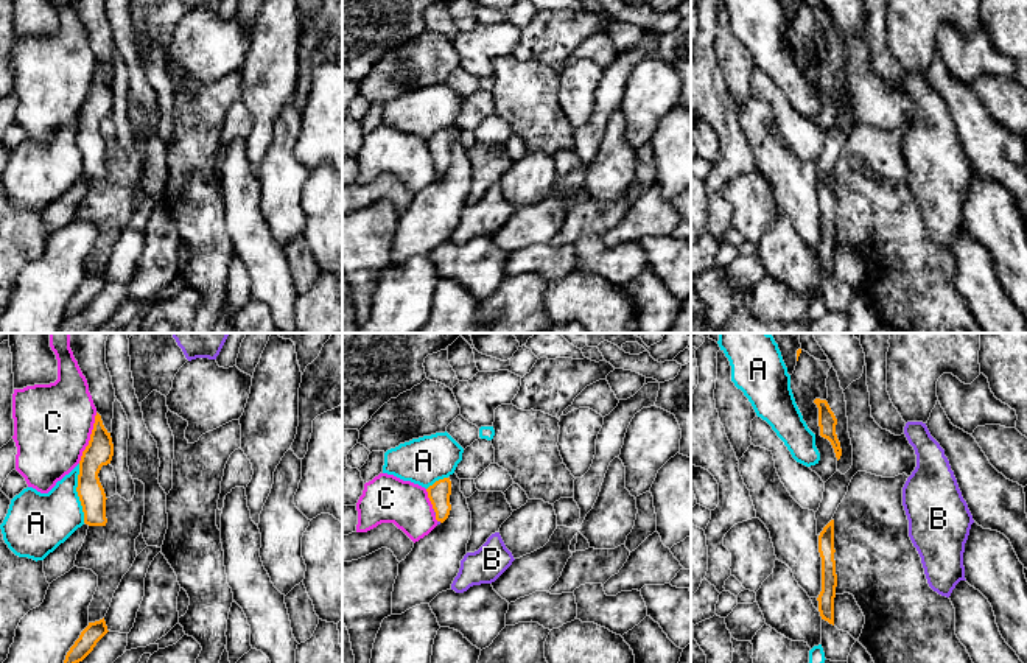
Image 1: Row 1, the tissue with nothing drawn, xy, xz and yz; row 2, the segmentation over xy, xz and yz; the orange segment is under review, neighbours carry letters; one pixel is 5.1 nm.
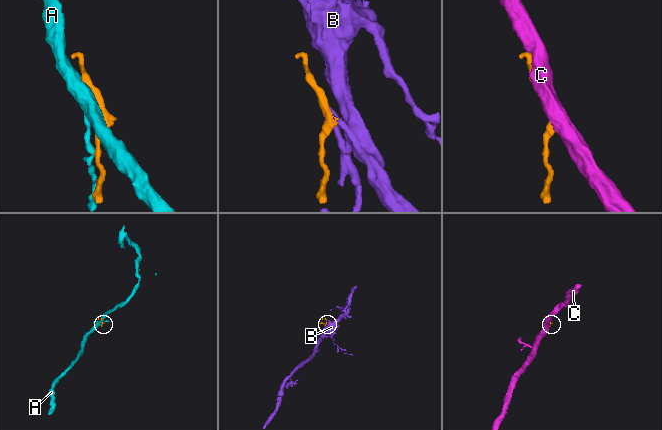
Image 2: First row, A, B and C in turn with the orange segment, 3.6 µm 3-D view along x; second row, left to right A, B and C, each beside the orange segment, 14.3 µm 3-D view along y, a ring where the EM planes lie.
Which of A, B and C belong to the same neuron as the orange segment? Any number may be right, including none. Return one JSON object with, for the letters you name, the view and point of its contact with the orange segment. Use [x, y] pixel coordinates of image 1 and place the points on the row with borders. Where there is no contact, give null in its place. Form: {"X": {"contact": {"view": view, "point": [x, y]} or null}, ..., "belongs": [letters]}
{"B": {"contact": {"view": "xz", "point": [434, 511]}}, "belongs": ["B"]}

